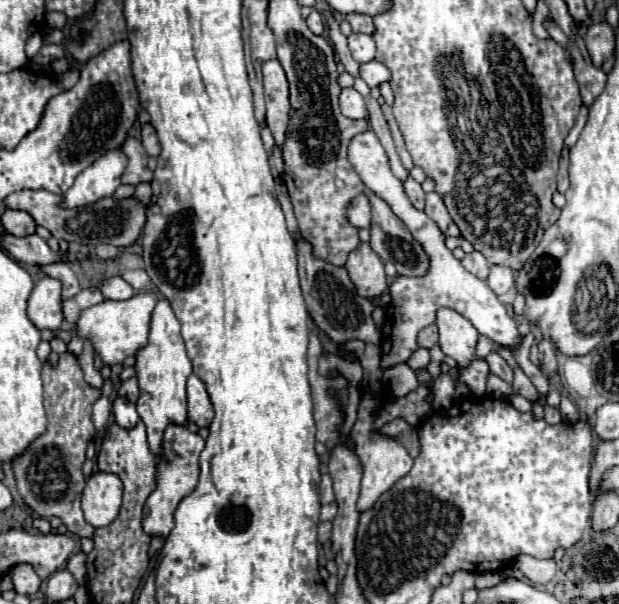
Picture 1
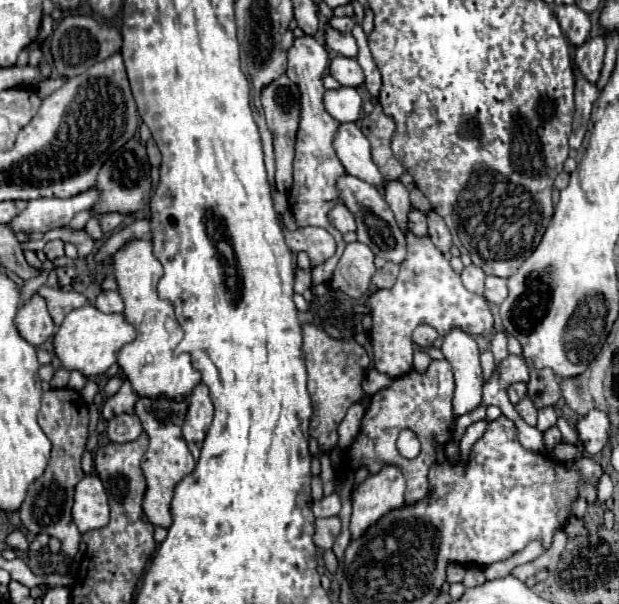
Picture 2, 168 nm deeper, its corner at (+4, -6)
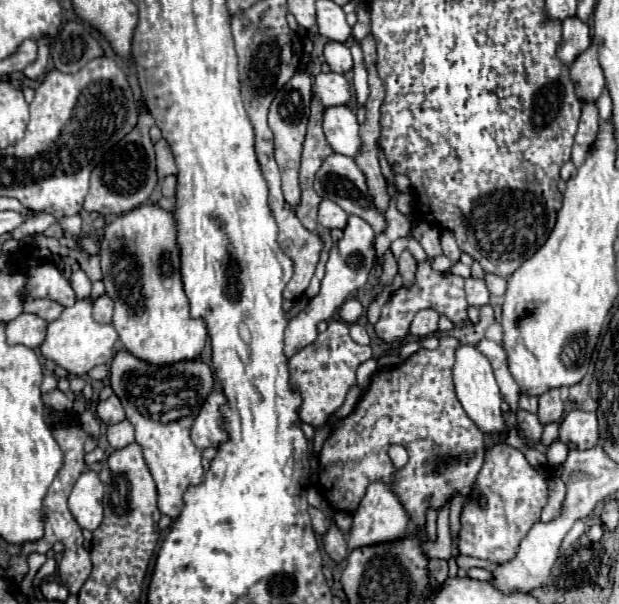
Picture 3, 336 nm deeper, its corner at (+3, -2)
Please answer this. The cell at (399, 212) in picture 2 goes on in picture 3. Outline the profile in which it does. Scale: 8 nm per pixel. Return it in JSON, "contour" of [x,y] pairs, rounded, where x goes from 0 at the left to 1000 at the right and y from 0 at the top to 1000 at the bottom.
{"contour":[[[651,416],[648,425],[641,429],[645,435],[645,455],[648,455],[648,465],[651,469],[664,469],[664,462],[670,459],[670,429],[664,422],[664,416]]]}

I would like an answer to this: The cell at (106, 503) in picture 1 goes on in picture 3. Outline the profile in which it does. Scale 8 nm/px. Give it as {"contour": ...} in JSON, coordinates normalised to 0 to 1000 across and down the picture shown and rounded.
{"contour":[[[137,780],[118,803],[111,820],[111,846],[131,876],[157,876],[166,863],[166,800],[153,780]]]}

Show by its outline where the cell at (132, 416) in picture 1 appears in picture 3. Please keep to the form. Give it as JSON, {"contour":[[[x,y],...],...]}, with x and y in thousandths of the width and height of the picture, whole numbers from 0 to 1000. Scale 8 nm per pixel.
{"contour":[[[205,694],[195,697],[195,700],[176,704],[173,707],[173,727],[176,727],[176,733],[179,733],[183,743],[205,740],[208,733],[218,730],[218,707]]]}

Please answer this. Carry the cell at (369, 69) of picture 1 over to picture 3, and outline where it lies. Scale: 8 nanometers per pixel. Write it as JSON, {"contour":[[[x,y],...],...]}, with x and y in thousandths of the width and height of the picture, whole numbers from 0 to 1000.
{"contour":[[[528,71],[525,75],[525,101],[535,111],[535,118],[541,121],[561,121],[570,114],[570,98],[567,98],[567,84],[557,71]]]}

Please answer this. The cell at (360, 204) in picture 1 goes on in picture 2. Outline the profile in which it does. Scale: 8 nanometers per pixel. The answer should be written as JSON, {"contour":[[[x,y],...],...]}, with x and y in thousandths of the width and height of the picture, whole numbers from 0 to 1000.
{"contour":[[[546,339],[546,343],[540,343],[533,349],[533,373],[543,376],[549,386],[575,382],[575,366],[572,366],[569,353],[556,339]]]}

